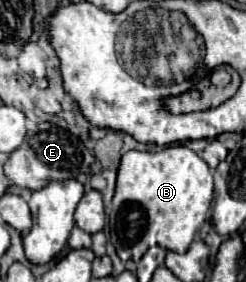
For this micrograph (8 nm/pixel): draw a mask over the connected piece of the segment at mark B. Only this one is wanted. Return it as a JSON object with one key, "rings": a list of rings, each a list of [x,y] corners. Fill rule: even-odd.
{"rings":[[[176,145],[156,153],[124,153],[110,211],[110,235],[118,257],[122,261],[132,259],[138,263],[144,251],[152,245],[176,253],[188,251],[194,235],[206,223],[212,197],[212,171],[192,149]]]}

